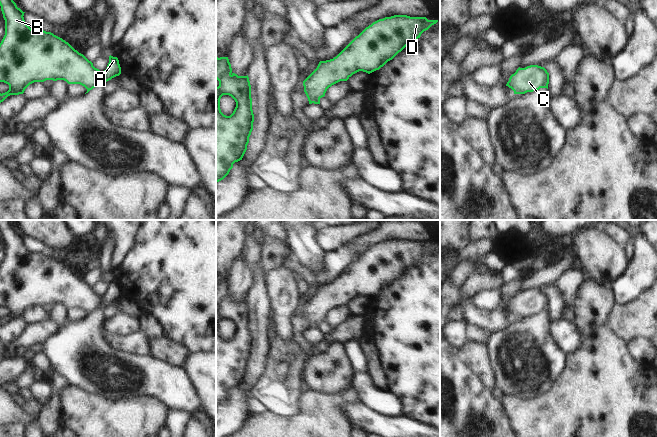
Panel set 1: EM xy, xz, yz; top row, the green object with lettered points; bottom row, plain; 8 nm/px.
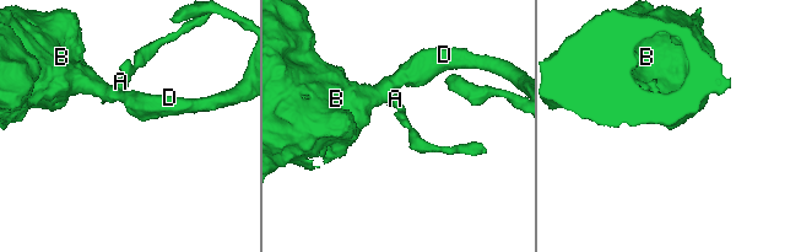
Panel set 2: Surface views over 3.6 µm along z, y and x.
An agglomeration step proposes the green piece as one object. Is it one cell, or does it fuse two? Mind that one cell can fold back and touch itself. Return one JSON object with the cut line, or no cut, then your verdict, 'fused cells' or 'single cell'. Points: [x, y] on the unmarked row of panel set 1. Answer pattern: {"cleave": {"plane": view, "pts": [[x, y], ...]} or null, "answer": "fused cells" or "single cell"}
{"cleave": {"plane": "xy", "pts": [[102, 296], [102, 302], [99, 306]]}, "answer": "fused cells"}

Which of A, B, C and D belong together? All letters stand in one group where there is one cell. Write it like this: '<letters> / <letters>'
A / B C D

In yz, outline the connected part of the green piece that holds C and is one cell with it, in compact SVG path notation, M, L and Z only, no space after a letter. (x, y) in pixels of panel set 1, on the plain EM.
M530 289L525 292L518 292L512 298L506 310L514 315L514 318L525 318L539 314L549 308L549 297L544 291Z

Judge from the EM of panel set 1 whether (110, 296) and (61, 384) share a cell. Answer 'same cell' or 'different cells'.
different cells

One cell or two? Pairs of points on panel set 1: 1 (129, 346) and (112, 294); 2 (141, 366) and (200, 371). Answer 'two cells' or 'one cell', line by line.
1: two cells
2: two cells

